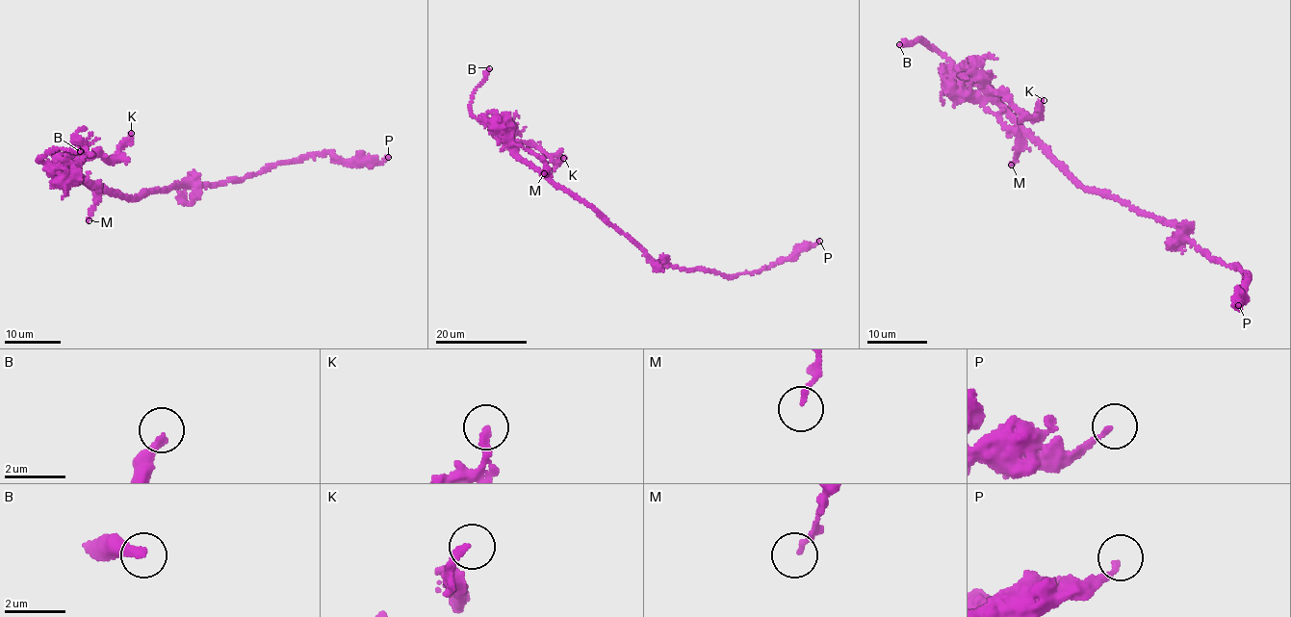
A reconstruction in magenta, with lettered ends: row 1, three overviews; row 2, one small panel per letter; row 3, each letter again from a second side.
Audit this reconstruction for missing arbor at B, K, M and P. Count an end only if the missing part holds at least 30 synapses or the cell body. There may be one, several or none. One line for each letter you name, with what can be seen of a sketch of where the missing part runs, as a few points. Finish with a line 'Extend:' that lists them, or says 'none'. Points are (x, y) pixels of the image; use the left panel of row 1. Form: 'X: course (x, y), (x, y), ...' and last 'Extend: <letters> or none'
B: course (80, 151), (96, 154), (113, 166), (99, 150), (89, 124), (108, 115), (121, 89)
Extend: B

